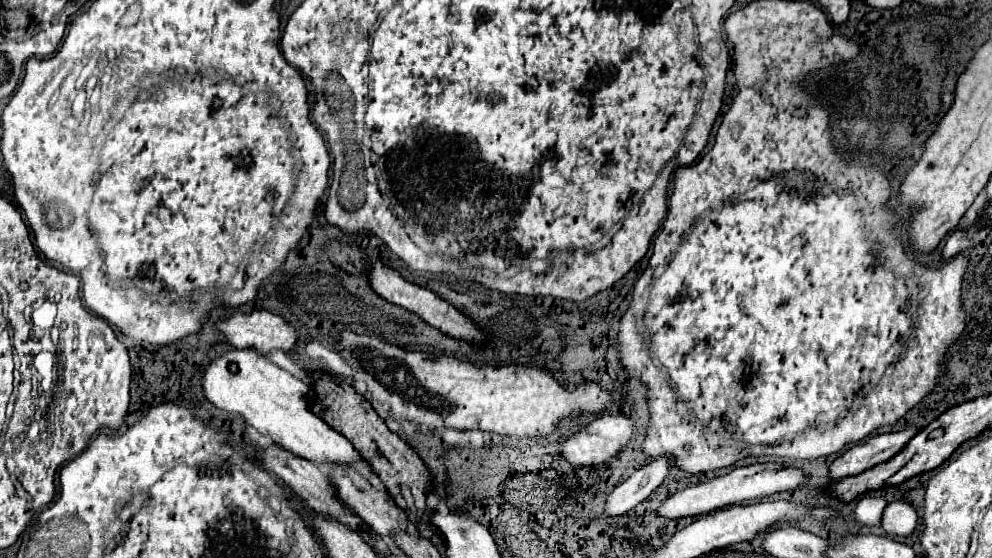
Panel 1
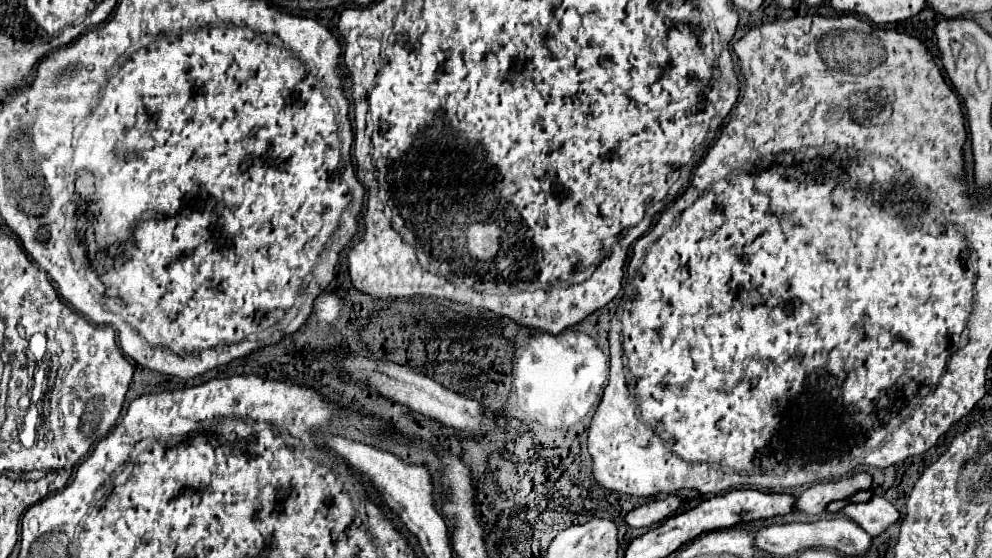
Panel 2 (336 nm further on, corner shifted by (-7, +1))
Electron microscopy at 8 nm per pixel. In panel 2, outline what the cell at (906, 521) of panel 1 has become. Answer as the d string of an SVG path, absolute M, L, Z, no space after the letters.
M872 497L866 503L848 503L842 509L844 517L866 529L870 537L880 535L884 529L888 529L898 519L898 511L892 503L888 503L884 497Z

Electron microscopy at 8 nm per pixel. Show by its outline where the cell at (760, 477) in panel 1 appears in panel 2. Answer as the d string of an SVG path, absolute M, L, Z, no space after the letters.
M668 495L664 499L654 499L650 503L644 503L636 509L632 509L626 515L626 521L630 527L652 527L662 523L662 519L668 519L670 515L674 515L674 511L680 505L680 497L676 495Z

